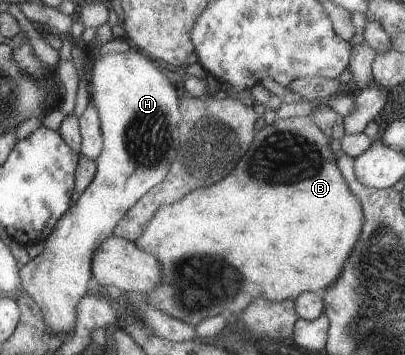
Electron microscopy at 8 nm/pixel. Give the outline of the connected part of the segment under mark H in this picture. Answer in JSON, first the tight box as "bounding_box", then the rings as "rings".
{"bounding_box":[19,47,182,335],"rings":[[[132,47],[130,51],[121,53],[97,54],[90,59],[88,67],[92,70],[92,77],[88,81],[90,104],[98,110],[102,122],[103,151],[95,161],[96,171],[92,183],[45,239],[44,251],[19,269],[23,291],[40,305],[52,334],[72,335],[76,323],[76,306],[88,294],[94,279],[91,267],[96,251],[106,239],[114,235],[115,227],[131,207],[166,179],[173,161],[182,149],[182,115],[178,109],[180,97],[157,63],[152,63],[142,52]]]}

